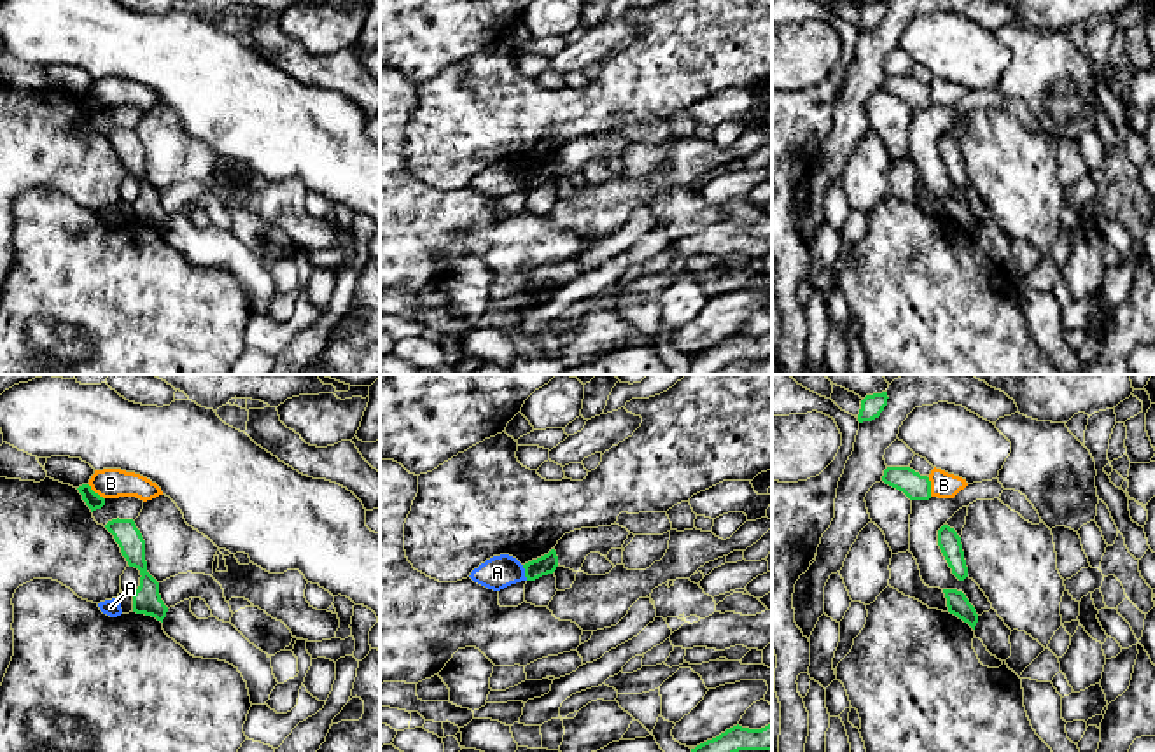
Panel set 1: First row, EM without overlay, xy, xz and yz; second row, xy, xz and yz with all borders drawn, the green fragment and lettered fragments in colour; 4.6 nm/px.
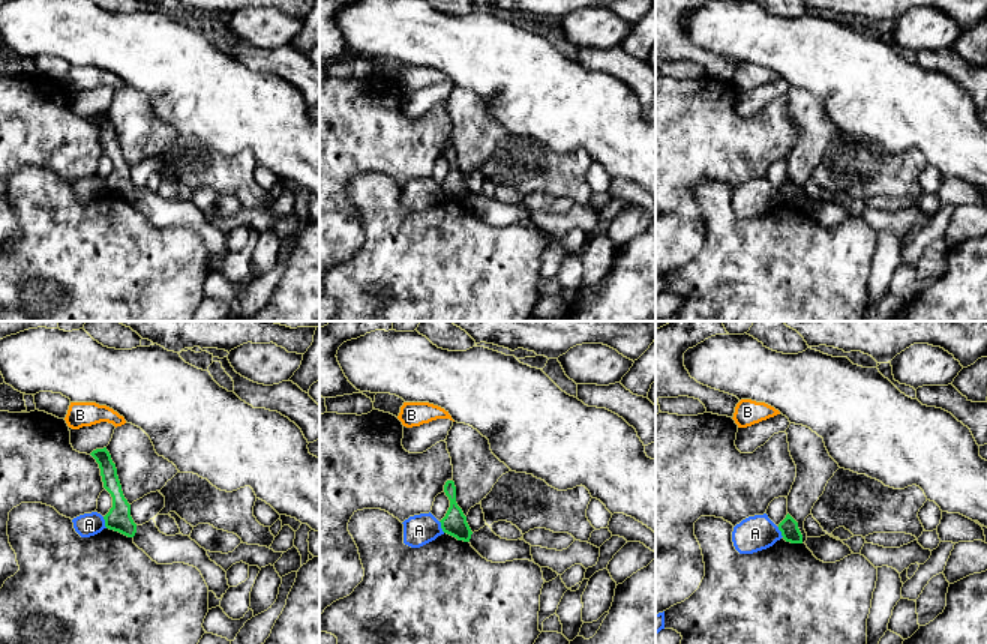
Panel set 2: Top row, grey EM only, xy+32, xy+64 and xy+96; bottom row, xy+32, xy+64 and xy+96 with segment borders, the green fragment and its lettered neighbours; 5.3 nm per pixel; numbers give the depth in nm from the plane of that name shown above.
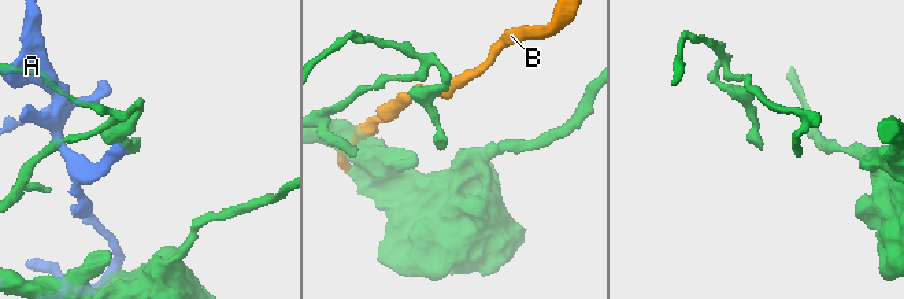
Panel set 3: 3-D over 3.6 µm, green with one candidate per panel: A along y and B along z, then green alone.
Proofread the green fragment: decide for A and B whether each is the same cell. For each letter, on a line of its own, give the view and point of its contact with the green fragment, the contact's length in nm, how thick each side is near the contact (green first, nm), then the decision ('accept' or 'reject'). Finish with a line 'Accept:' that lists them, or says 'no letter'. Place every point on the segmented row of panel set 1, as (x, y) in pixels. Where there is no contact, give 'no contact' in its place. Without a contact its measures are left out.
A: meets green in xz at (525, 572); contact 80 nm long; 90 nm thick on the green side, 150 nm on the other; reject
B: meets green in xy at (93, 492); contact 110 nm long; 80 nm thick on the green side, 140 nm on the other; reject
Accept: no letter

